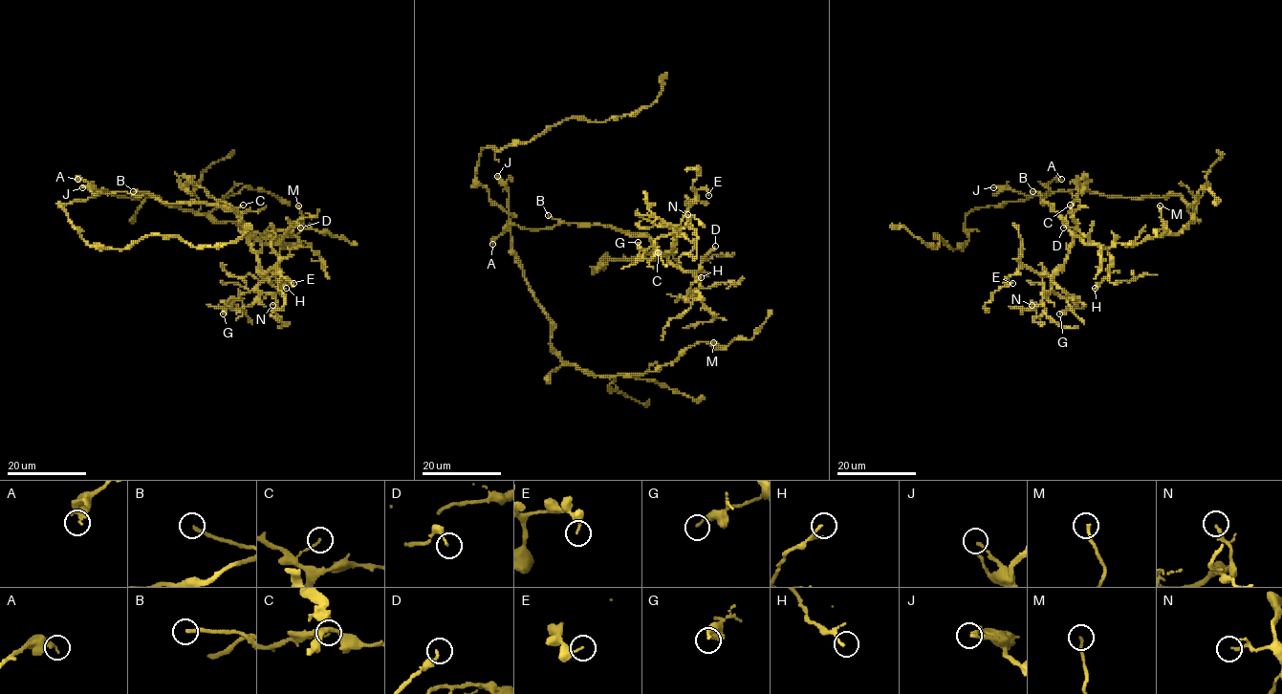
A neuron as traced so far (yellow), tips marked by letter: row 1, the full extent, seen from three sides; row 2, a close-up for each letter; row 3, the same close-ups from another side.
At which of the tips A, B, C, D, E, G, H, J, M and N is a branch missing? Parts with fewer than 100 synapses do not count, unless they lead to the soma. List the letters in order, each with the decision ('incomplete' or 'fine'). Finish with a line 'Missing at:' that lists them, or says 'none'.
A: fine
B: incomplete
C: fine
D: fine
E: fine
G: fine
H: fine
J: fine
M: fine
N: fine
Missing at: B

